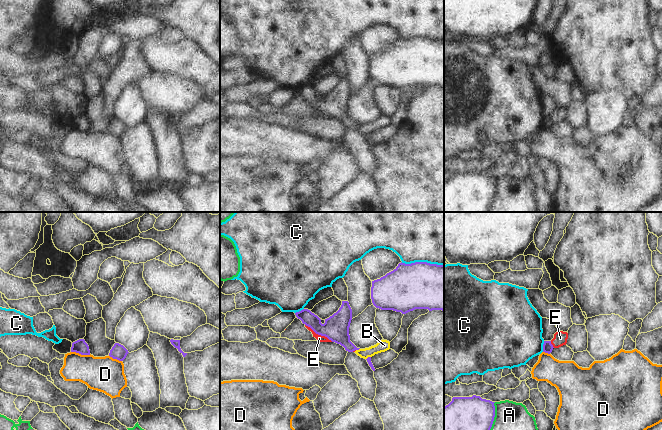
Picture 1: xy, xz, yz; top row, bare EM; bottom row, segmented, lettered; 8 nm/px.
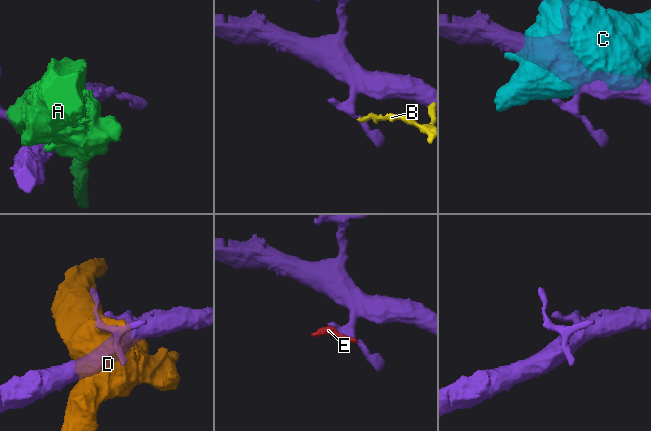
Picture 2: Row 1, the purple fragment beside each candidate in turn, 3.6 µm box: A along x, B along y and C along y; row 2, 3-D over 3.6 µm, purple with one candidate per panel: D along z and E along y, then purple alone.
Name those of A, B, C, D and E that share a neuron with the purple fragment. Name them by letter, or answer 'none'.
none

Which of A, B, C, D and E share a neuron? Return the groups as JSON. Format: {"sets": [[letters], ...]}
{"sets": [["A"], ["B", "E"], ["C"], ["D"]]}

